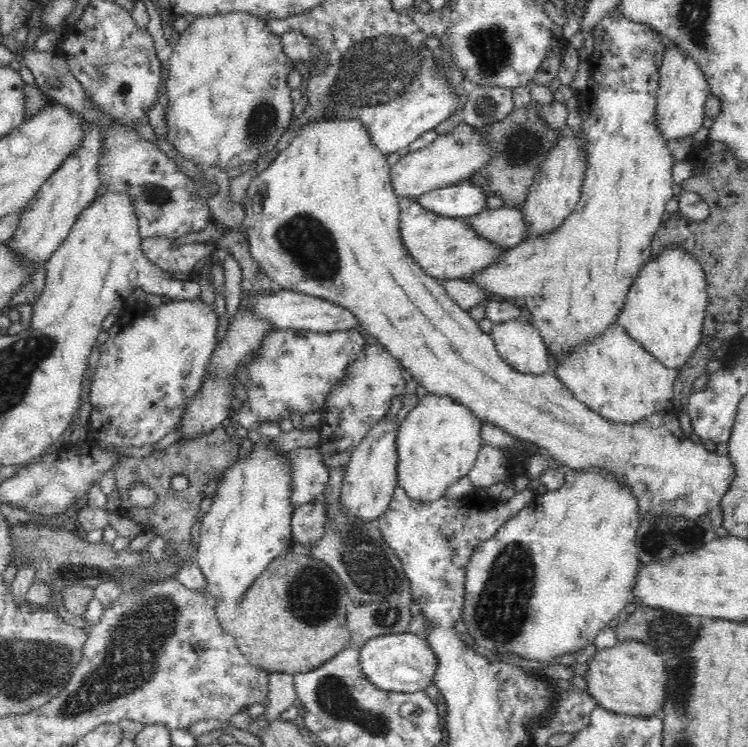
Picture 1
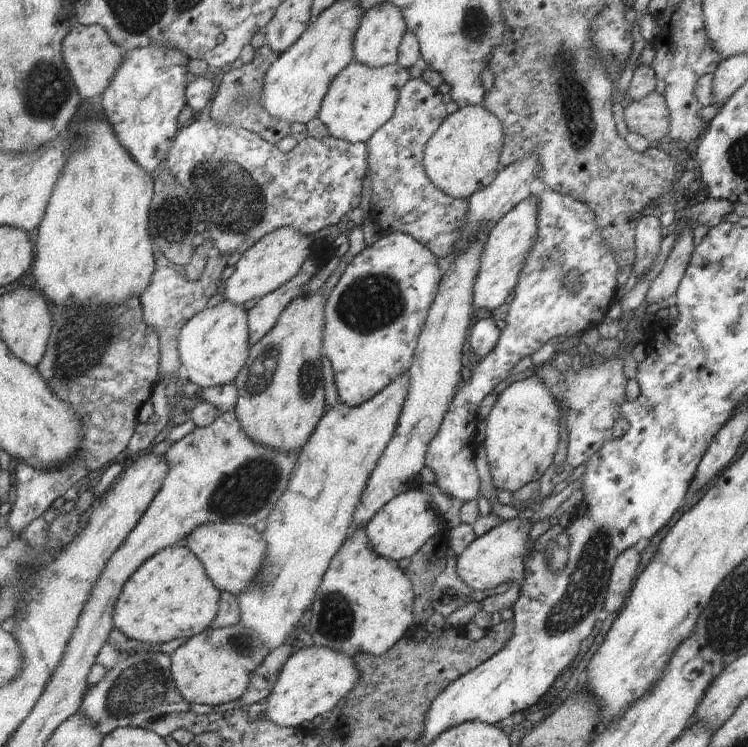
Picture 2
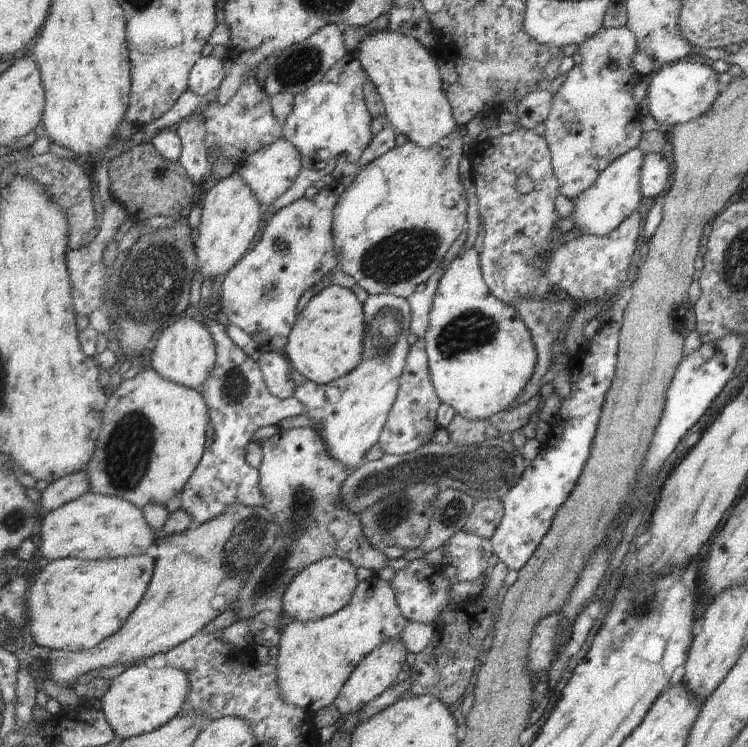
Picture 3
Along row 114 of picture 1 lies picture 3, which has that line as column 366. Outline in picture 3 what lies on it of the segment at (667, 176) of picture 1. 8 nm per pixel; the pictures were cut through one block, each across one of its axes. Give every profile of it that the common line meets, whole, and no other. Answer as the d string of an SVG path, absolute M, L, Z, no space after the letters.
M376 574L360 582L351 605L339 614L318 621L292 622L282 632L276 665L284 700L314 713L332 706L343 694L352 674L374 650L392 640L403 641L408 624L392 581Z

